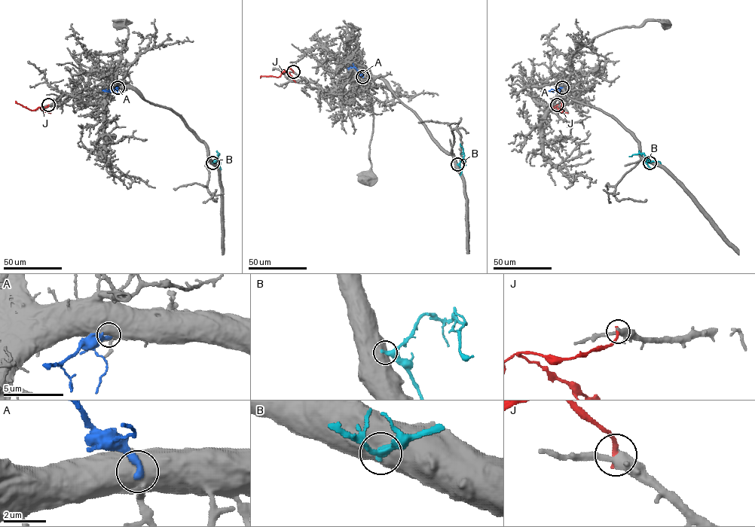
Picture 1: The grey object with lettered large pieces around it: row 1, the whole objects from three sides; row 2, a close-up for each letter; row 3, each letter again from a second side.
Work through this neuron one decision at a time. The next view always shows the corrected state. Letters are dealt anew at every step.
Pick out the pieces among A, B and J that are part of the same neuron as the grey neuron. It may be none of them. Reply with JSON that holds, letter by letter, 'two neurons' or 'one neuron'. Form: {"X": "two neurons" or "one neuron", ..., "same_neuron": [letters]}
{"A": "two neurons", "B": "two neurons", "J": "two neurons", "same_neuron": []}

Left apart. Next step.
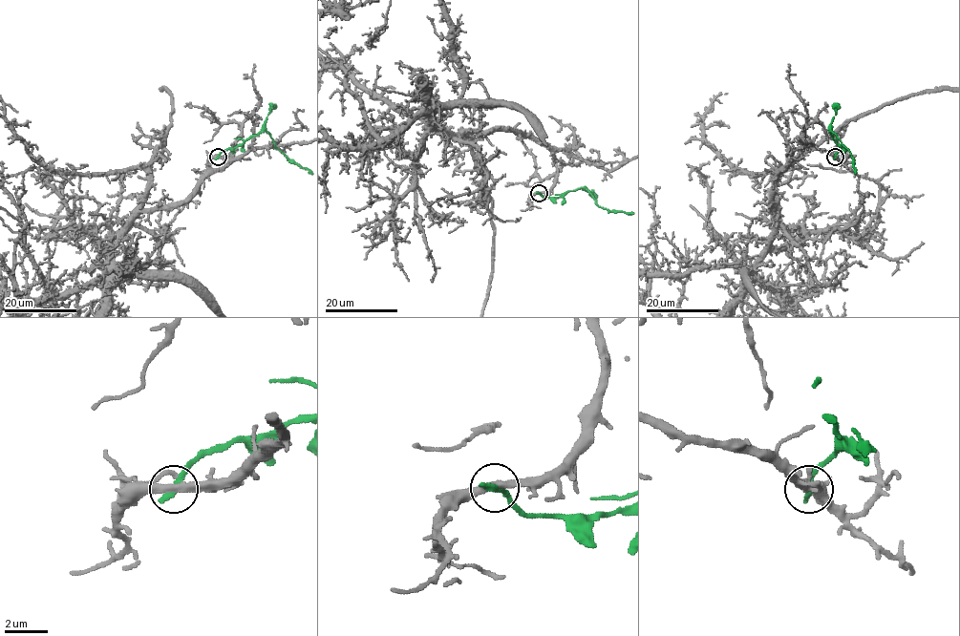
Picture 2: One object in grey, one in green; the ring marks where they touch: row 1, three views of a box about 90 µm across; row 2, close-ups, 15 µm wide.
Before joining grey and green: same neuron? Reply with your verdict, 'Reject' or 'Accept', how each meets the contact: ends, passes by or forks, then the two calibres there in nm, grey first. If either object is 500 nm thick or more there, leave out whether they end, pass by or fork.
Reject. At the ring grey passes by. At the ring green ends. Thickness 360 nm (grey) against 320 nm

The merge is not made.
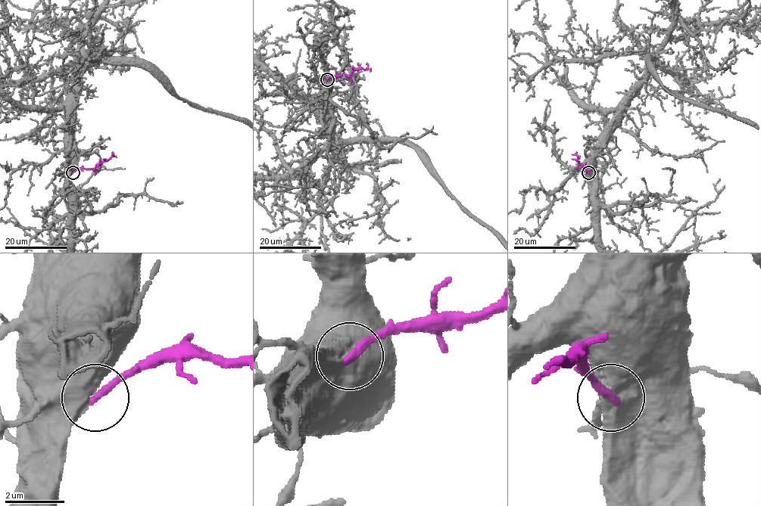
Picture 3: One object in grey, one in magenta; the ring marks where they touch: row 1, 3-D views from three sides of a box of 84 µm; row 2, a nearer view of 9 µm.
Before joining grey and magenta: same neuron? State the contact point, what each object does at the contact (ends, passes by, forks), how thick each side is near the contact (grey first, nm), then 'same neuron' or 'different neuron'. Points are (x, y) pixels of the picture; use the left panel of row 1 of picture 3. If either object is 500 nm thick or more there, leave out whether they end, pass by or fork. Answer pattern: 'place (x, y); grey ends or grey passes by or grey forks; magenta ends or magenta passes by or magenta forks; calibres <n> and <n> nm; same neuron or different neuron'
place (73, 172); calibres 800 and 280 nm; same neuron

